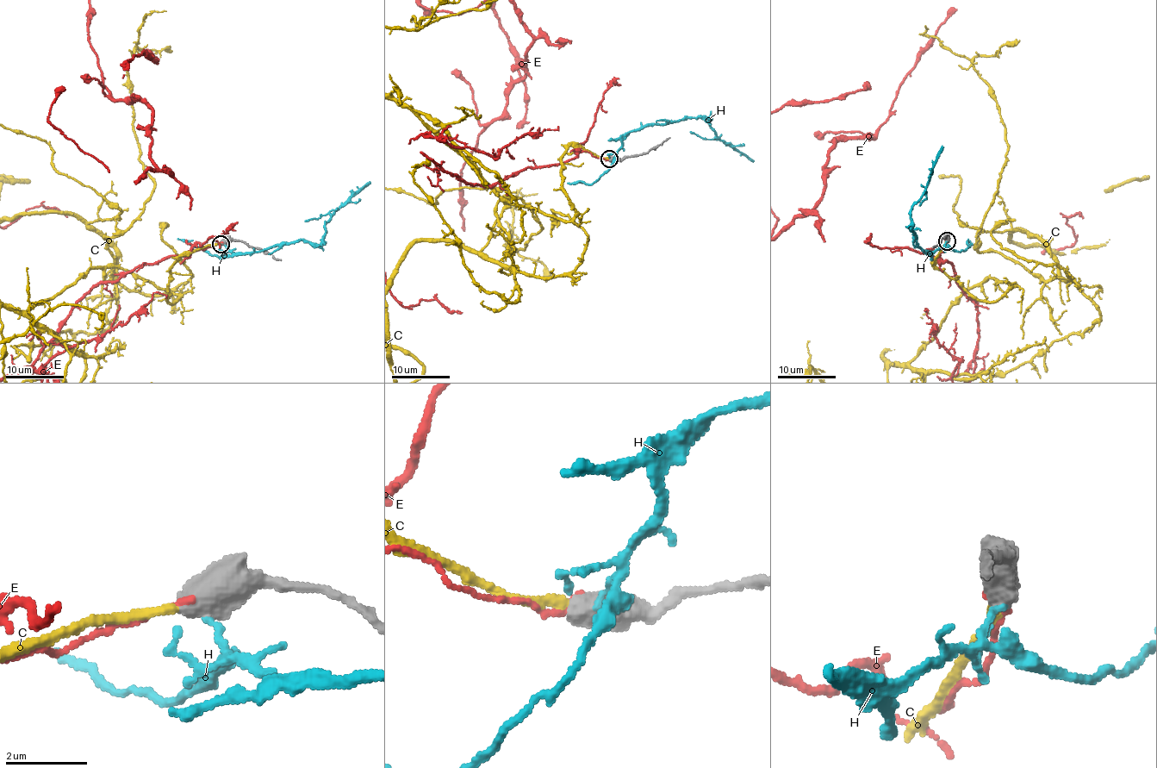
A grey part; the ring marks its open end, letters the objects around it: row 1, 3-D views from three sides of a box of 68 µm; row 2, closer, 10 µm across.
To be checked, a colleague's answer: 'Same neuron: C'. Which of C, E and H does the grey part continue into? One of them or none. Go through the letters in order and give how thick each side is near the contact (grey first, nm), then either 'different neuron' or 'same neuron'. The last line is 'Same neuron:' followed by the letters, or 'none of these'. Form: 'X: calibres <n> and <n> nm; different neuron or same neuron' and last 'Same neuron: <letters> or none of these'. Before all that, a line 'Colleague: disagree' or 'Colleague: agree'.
Colleague: agree
C: calibres 600 and 240 nm; same neuron
E: calibres 700 and 150 nm; different neuron
H: calibres 800 and 130 nm; different neuron
Same neuron: C

